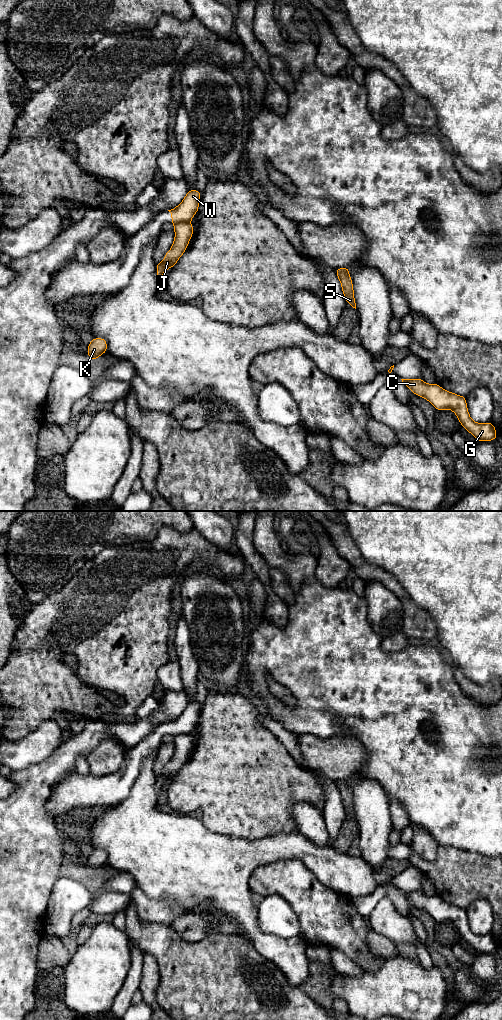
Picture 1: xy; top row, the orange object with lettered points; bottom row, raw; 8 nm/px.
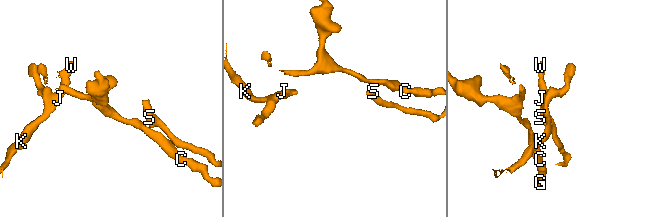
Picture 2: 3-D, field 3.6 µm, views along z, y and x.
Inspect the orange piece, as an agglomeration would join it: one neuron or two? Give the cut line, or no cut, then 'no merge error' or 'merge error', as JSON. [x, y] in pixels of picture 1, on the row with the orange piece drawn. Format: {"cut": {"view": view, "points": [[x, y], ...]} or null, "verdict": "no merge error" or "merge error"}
{"cut": {"view": "xy", "points": [[189, 221], [180, 221], [174, 224]]}, "verdict": "merge error"}

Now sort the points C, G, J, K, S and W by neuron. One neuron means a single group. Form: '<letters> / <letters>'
C G W / J K S

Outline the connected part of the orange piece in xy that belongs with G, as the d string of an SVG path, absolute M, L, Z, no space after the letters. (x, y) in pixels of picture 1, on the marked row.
M421 378L401 380L415 395L428 400L438 411L452 410L456 414L461 426L479 442L492 441L497 438L496 429L491 422L476 423L471 419L465 396L449 392L437 383L427 384Z

